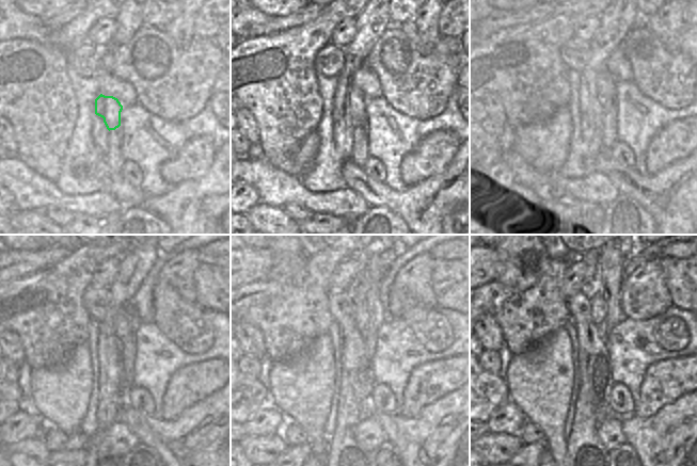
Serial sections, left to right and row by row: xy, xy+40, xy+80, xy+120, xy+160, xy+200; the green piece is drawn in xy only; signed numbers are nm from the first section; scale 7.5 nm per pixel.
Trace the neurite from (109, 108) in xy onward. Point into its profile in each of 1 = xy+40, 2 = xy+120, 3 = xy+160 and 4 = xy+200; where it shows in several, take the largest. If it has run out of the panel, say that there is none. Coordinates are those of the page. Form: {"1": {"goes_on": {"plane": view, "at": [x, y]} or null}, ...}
{"1": {"goes_on": {"plane": "xy+40", "at": [349, 103]}}, "2": {"goes_on": {"plane": "xy+120", "at": [116, 321]}}, "3": {"goes_on": {"plane": "xy+160", "at": [361, 315]}}, "4": {"goes_on": {"plane": "xy+200", "at": [597, 302]}}}

